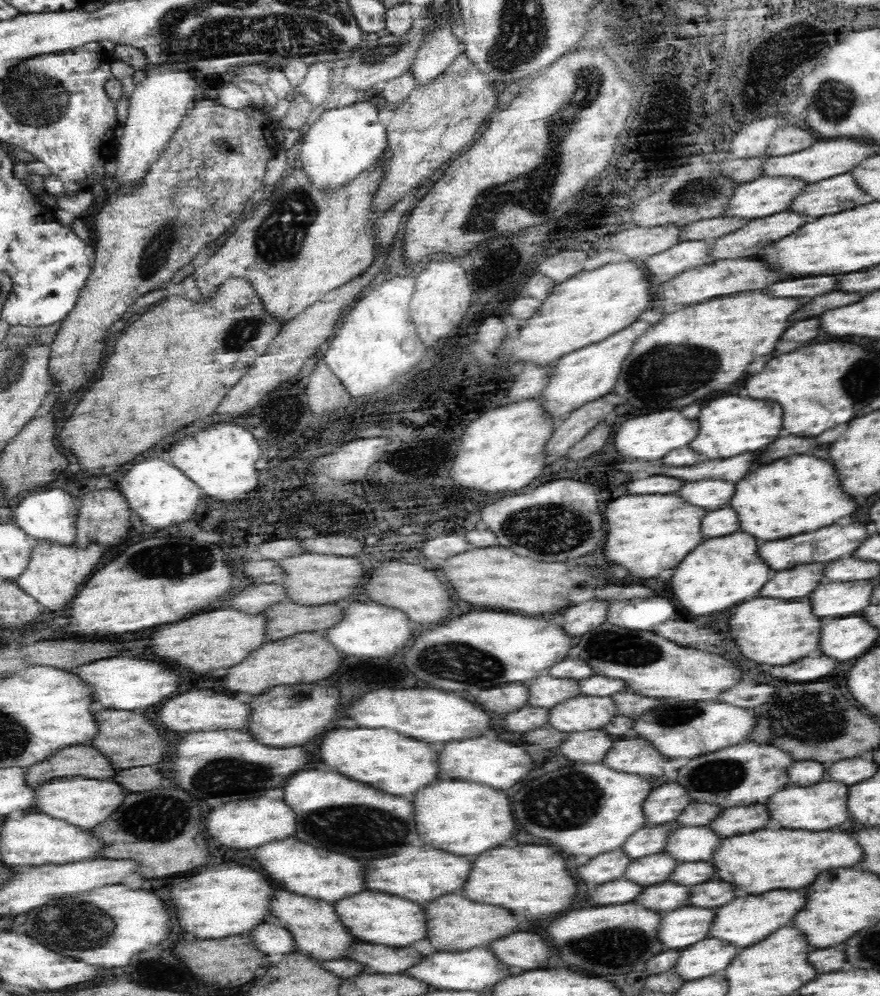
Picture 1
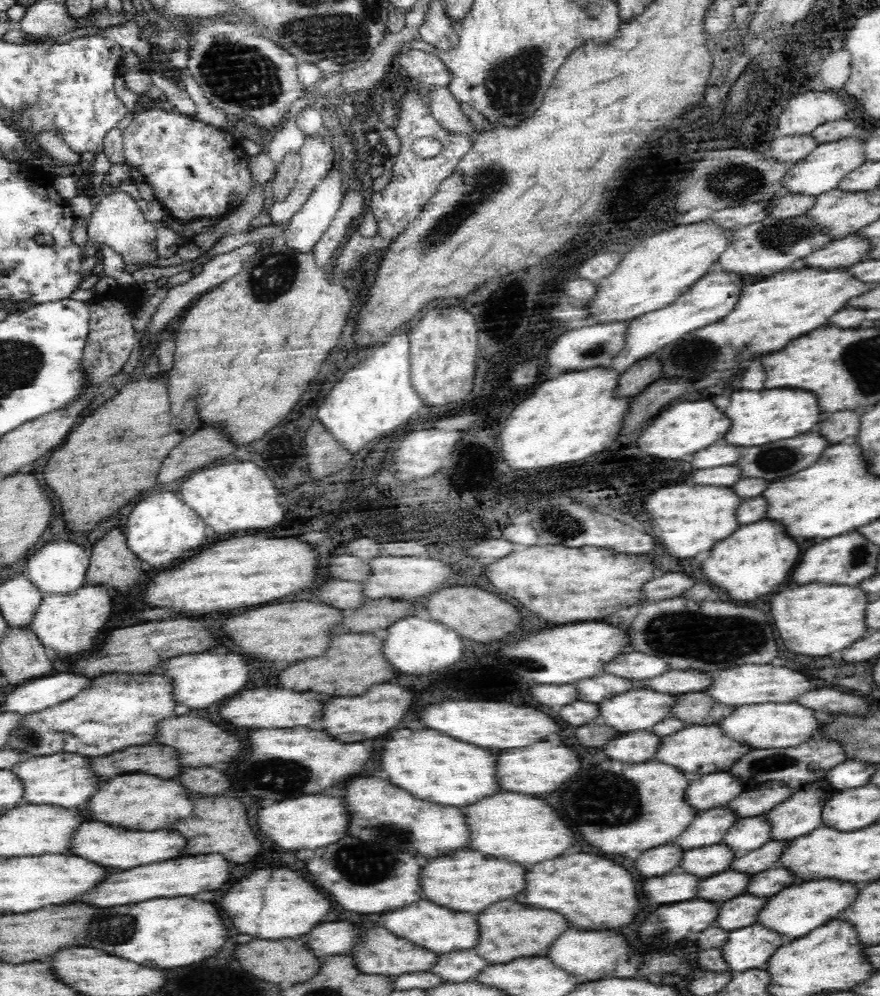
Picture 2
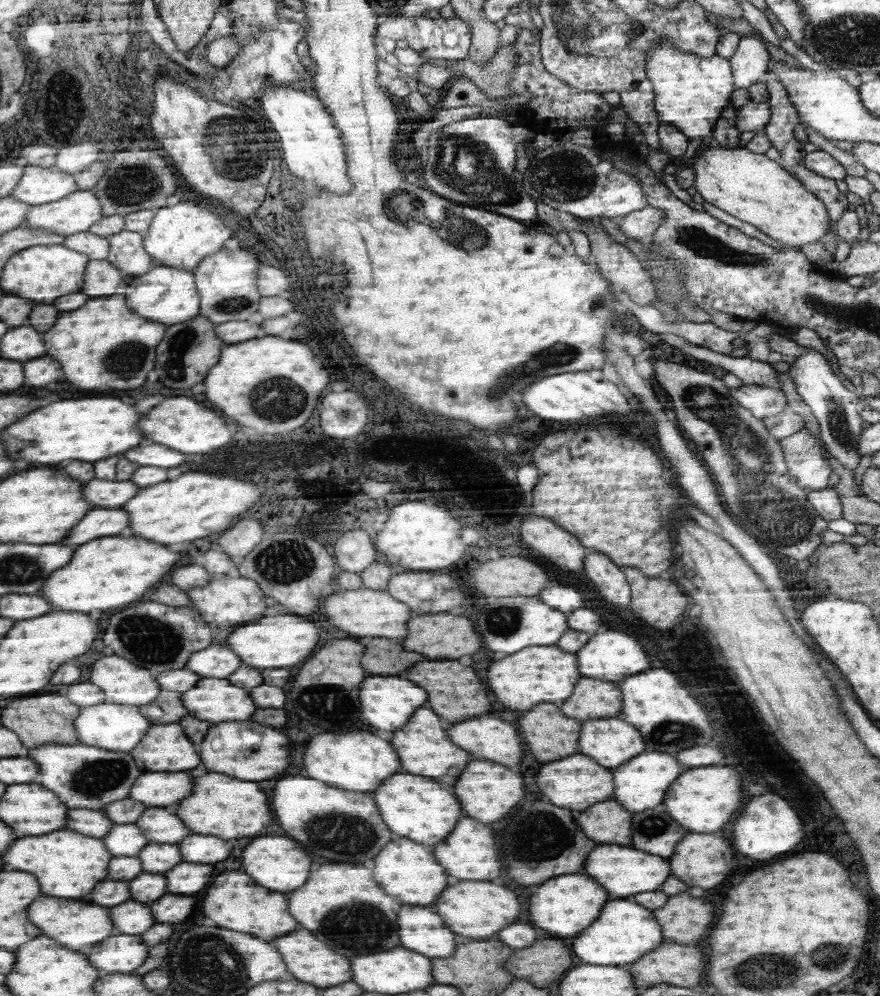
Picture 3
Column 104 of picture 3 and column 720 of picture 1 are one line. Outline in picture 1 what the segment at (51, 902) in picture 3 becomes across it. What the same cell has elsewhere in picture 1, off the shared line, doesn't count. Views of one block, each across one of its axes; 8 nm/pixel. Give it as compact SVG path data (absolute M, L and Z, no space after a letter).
M778 890L778 892L766 892L760 896L744 896L728 902L726 906L716 908L714 920L707 929L706 936L720 939L734 946L750 946L758 940L764 940L774 932L774 928L786 926L790 920L794 920L794 912L802 908L802 890Z

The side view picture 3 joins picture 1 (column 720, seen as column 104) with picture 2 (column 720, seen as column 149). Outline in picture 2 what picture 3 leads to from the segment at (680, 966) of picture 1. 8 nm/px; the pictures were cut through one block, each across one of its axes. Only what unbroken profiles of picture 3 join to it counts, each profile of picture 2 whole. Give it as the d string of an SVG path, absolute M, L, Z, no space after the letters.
M754 924L730 931L720 948L720 954L728 971L740 973L750 968L764 968L778 944L782 944L782 940L776 932Z

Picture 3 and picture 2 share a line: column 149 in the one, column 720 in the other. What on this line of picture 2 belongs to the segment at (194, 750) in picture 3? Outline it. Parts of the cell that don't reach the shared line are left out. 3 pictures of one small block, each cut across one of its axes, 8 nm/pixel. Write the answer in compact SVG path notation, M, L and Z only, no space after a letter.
M686 725L678 729L678 732L672 736L661 737L652 760L674 766L680 772L684 772L688 780L691 780L714 771L726 772L735 763L735 760L738 760L738 757L751 750L751 747L743 746L727 738L723 731L719 730L719 725Z

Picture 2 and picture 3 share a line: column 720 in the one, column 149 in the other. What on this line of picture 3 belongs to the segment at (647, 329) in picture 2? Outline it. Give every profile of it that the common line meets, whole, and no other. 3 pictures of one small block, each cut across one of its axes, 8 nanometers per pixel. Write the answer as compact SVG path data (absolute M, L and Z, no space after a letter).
M156 265L151 271L132 280L123 294L128 296L128 304L132 304L130 308L136 308L136 312L140 312L140 316L161 322L165 326L190 320L202 311L202 297L195 284L195 273L188 269Z

